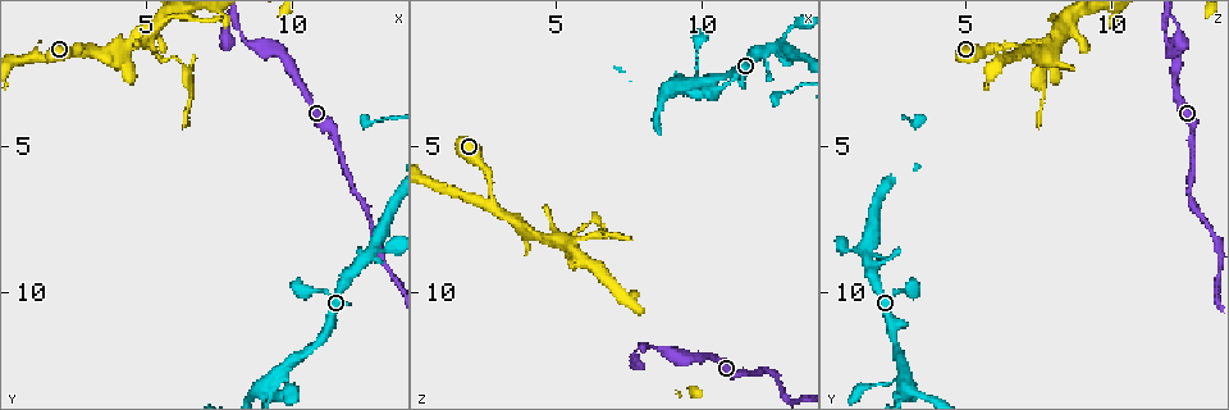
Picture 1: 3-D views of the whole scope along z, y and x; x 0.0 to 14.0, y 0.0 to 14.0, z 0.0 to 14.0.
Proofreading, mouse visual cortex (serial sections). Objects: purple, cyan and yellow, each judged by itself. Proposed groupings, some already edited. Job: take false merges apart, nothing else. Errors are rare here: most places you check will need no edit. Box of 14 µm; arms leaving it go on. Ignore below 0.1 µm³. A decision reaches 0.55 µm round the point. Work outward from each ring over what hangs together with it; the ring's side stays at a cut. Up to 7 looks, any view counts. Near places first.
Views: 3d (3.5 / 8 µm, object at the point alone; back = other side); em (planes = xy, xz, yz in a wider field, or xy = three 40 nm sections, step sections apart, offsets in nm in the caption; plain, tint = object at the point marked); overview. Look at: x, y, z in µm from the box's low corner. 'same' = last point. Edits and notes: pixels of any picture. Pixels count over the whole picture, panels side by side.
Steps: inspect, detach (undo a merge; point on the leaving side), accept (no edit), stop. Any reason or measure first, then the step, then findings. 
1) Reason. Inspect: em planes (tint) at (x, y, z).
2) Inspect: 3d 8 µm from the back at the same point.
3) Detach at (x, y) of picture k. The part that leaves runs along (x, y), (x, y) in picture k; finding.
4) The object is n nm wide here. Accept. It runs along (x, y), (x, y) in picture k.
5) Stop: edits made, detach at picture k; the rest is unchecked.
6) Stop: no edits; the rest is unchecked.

Abrupt turn. Inspect: 3d 3.5 µm at (9.5, 12.7, 2.9).

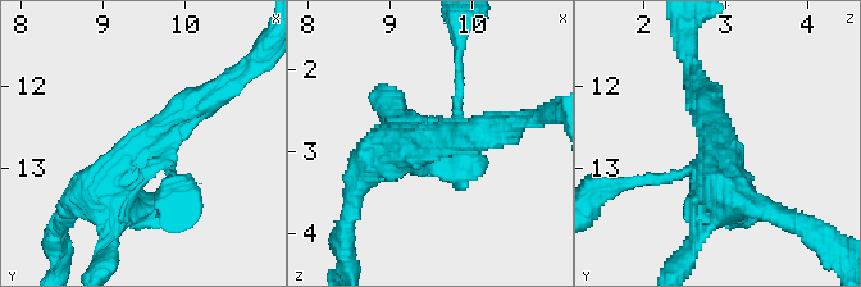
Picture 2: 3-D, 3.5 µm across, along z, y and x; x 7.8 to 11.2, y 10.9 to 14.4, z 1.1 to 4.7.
4 arms meet here; the arms are 100, 250, 350, 400 nm wide; shape alone is not enough. Inspect: em xy step 5 (tint) at (9.50, 12.75, 2.90).

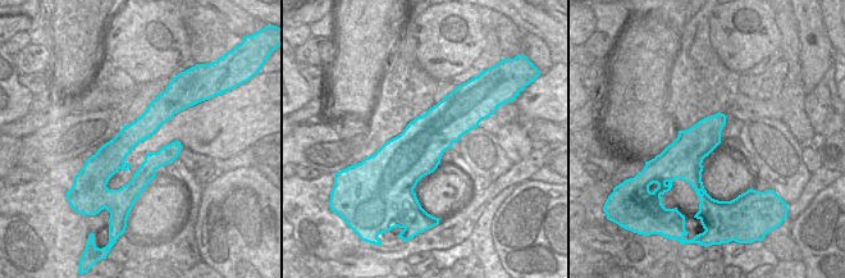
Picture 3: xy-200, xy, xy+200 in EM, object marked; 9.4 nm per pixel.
Accept. Continuous, no second cell.

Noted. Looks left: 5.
Arms part here. Inspect: 3d 3.5 µm at (2.9, 1.7, 6.9).

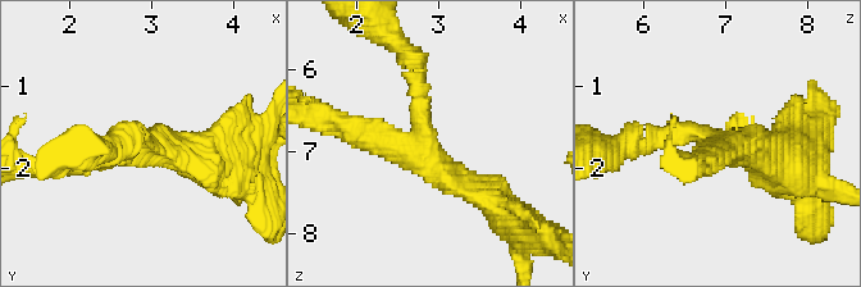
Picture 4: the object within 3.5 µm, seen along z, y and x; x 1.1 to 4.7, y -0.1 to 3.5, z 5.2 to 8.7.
3 arms meet here; the arms are 200, 300, 350 nm wide; need the tissue. Inspect: em xy step 3 (tint) at (2.85, 1.65, 6.95).

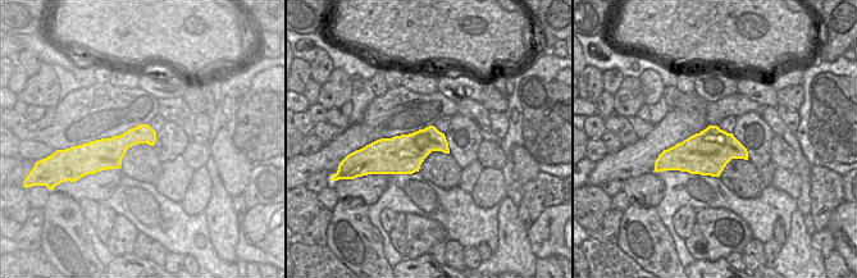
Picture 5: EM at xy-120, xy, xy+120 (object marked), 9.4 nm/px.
Inspect: em xy step 1 (tint) at the same point.

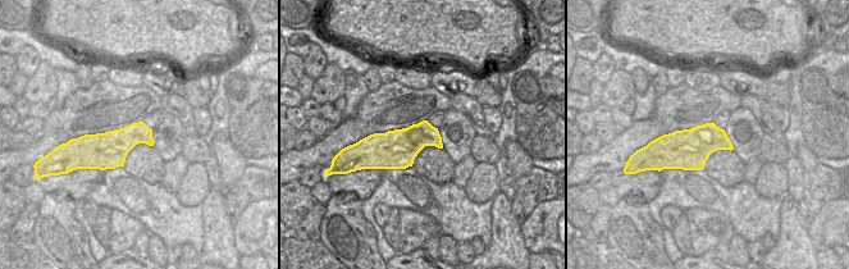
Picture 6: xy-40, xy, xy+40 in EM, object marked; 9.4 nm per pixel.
Accept. It runs along (419, 64), (423, 156), (482, 192) in picture 4; continuous, no second cell.

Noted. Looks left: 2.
Small branch off a trunk. Inspect: 3d 3.5 µm at (5.0, 1.2, 8.3).

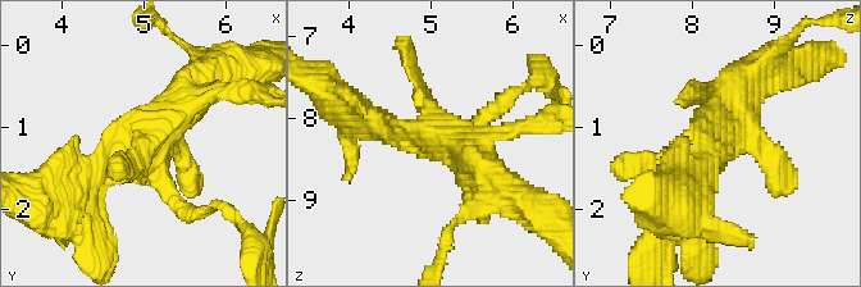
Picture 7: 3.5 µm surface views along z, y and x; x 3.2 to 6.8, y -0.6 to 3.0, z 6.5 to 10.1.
Need the tissue. Inspect: em xy step 3 (tint) at (4.95, 1.25, 8.25).

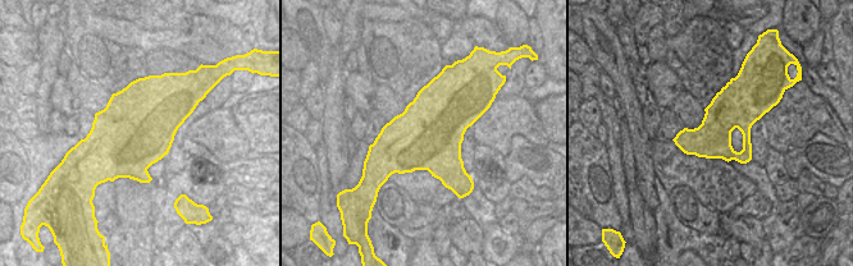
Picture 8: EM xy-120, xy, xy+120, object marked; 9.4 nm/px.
Accept. It runs along (69, 200), (191, 90) in picture 7; all the same cell.

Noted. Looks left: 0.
Stop: no edits; the rest is unchecked.

